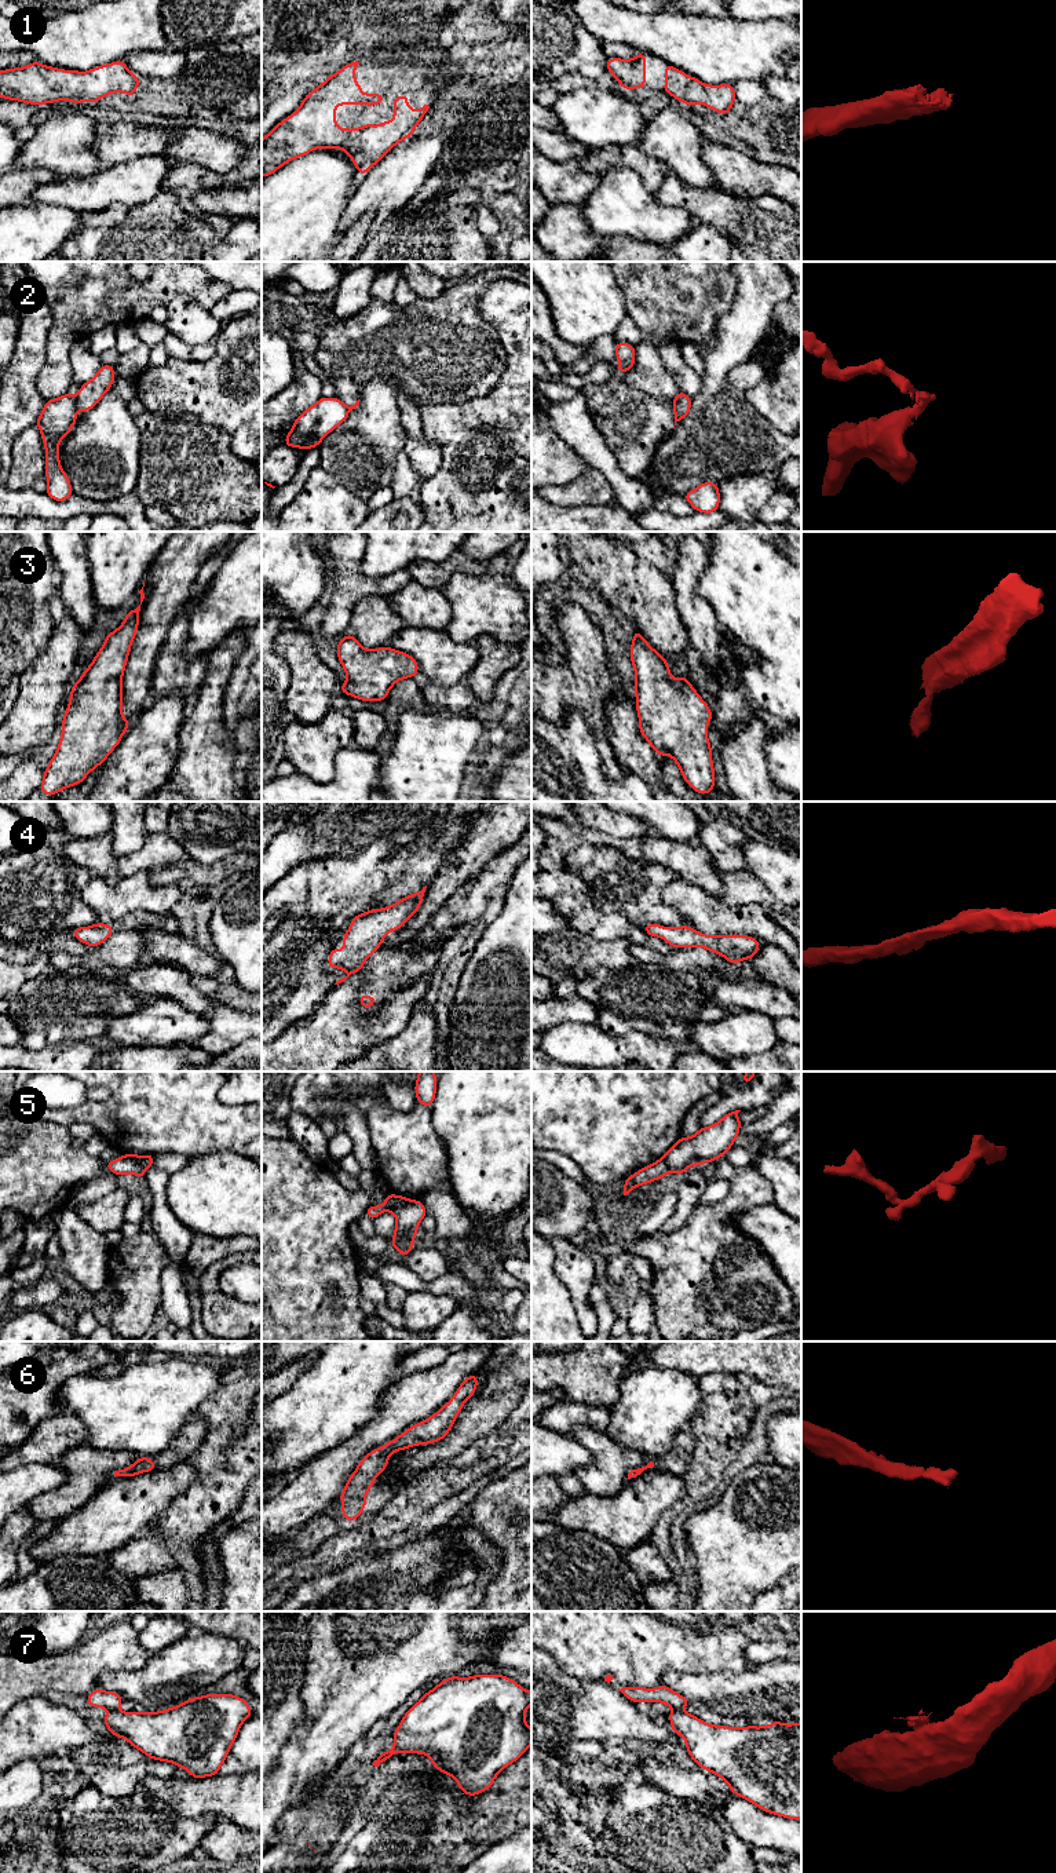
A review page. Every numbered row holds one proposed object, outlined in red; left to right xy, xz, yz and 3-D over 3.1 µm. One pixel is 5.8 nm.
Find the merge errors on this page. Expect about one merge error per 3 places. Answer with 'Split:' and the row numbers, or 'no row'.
Split: 2, 5, 7

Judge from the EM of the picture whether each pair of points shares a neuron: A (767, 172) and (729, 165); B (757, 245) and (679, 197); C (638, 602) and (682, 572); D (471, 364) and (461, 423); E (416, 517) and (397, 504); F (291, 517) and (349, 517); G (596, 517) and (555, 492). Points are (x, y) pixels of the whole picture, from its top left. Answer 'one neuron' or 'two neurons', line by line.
A: one neuron
B: one neuron
C: two neurons
D: two neurons
E: one neuron
F: one neuron
G: two neurons

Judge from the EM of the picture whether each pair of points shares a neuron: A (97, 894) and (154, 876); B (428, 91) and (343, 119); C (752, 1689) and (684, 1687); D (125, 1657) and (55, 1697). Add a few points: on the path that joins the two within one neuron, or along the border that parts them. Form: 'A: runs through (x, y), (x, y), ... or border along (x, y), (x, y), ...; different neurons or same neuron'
A: border along (148, 872), (148, 879), (154, 886), (175, 884); different neurons
B: runs through (408, 91), (387, 91), (364, 114); same neuron
C: runs through (735, 1689), (701, 1687); same neuron
D: border along (43, 1694), (64, 1691), (86, 1696); different neurons

